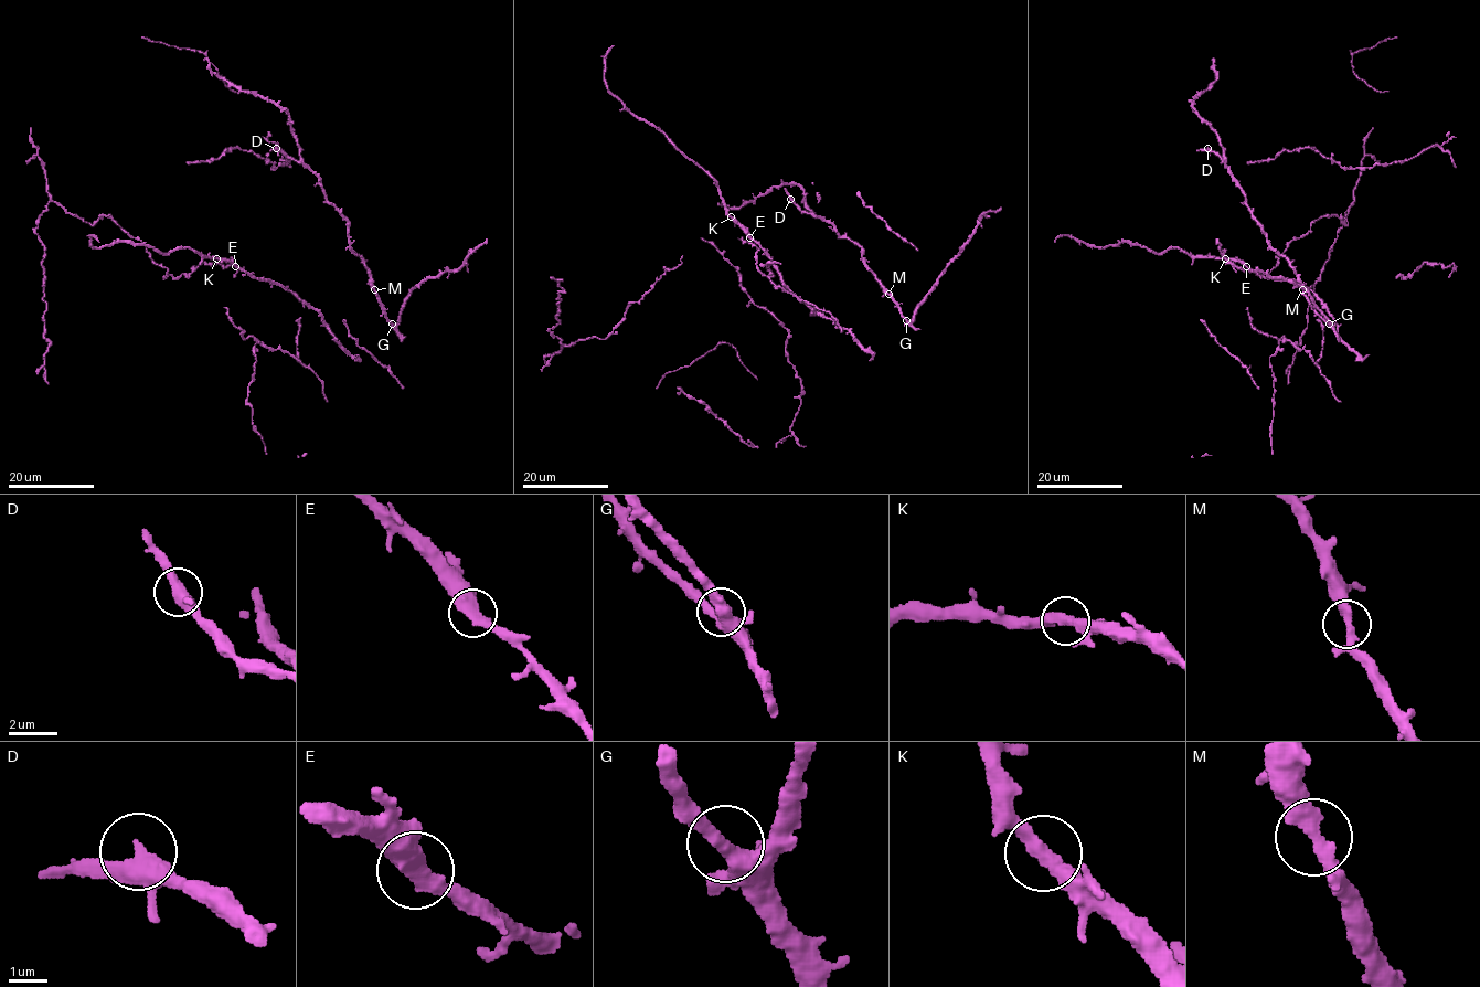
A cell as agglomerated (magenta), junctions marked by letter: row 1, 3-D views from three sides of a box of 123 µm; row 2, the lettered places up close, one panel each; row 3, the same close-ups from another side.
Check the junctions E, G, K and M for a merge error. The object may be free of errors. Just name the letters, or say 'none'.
none

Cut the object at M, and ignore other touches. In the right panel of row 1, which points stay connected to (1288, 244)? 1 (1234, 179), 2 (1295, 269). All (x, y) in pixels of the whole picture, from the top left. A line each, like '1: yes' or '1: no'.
1: no
2: no

